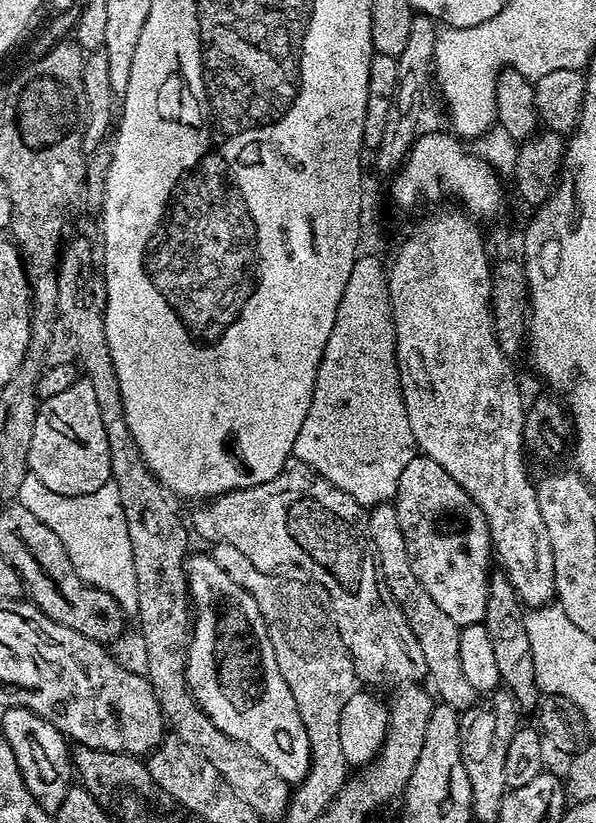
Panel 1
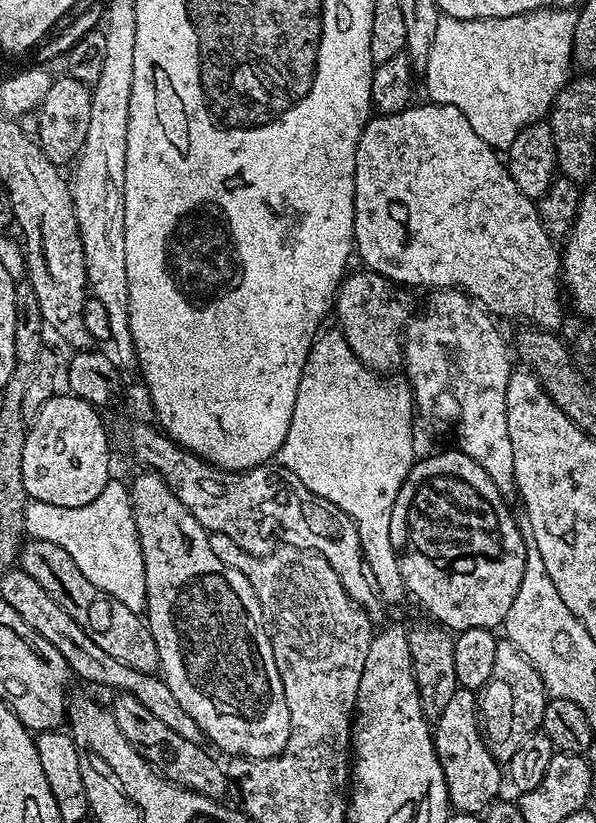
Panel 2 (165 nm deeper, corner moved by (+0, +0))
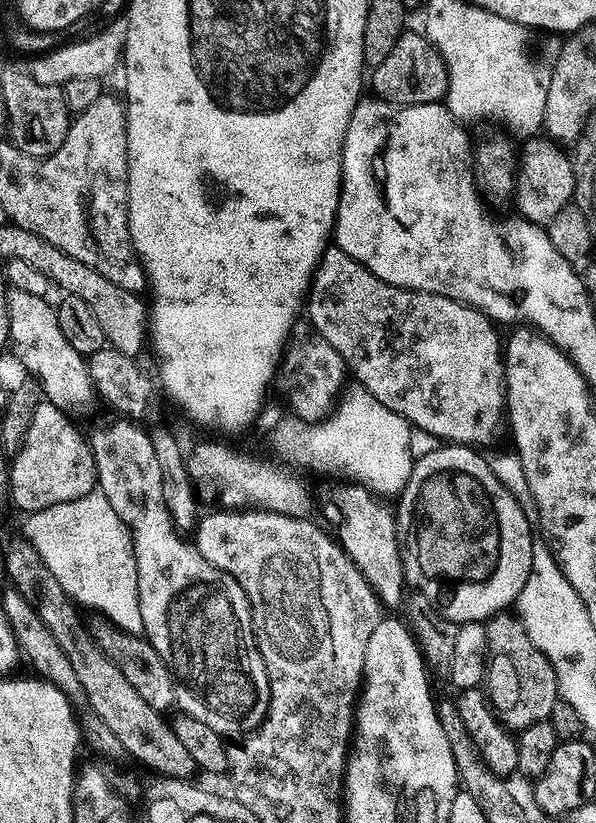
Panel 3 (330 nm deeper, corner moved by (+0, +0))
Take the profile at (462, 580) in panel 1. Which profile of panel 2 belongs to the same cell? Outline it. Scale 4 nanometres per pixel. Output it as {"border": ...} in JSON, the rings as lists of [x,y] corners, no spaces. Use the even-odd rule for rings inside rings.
{"border":[[[459,450],[451,451],[440,452],[437,456],[428,456],[425,460],[424,457],[417,459],[416,463],[413,464],[406,482],[402,482],[402,486],[398,490],[398,498],[392,507],[392,513],[390,514],[390,542],[396,551],[405,589],[411,595],[413,592],[420,599],[421,606],[433,616],[431,619],[437,625],[443,626],[456,634],[471,628],[496,630],[503,625],[506,614],[514,602],[514,594],[518,594],[518,586],[522,582],[522,570],[526,570],[526,536],[525,533],[524,535],[520,533],[515,518],[508,513],[508,508],[504,505],[505,497],[498,490],[498,486],[494,486],[494,482],[490,482],[490,474],[486,474],[486,470],[482,470],[482,466],[478,466],[478,462],[474,462],[474,458],[462,454]]]}

